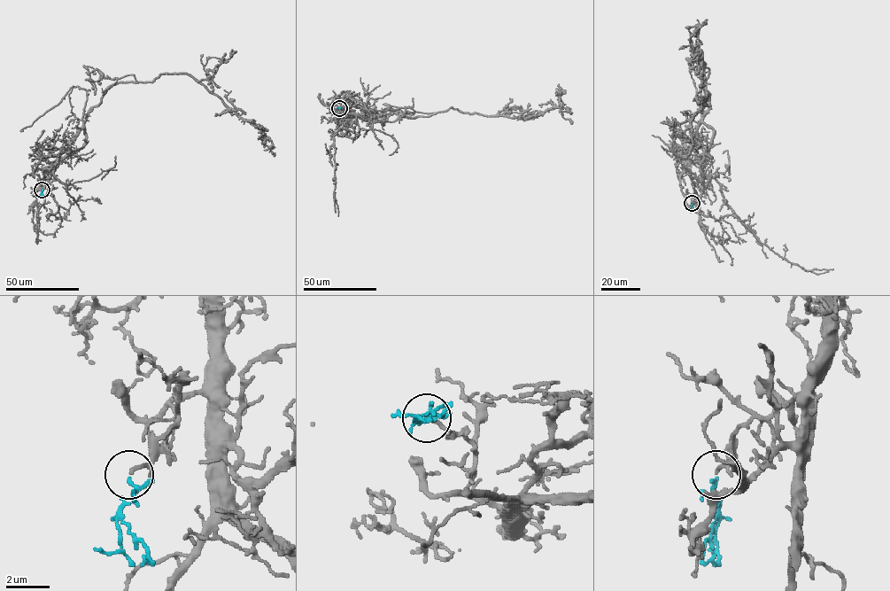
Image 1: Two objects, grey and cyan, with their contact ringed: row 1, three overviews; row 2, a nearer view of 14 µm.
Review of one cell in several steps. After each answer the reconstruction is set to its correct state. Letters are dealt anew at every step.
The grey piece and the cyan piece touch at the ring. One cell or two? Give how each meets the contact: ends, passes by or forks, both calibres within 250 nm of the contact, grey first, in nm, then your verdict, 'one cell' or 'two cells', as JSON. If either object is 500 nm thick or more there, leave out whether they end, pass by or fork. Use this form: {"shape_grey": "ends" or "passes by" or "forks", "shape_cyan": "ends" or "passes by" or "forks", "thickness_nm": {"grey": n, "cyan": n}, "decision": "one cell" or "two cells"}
{"shape_grey": "ends", "shape_cyan": "forks", "thickness_nm": {"grey": 150, "cyan": 110}, "decision": "one cell"}

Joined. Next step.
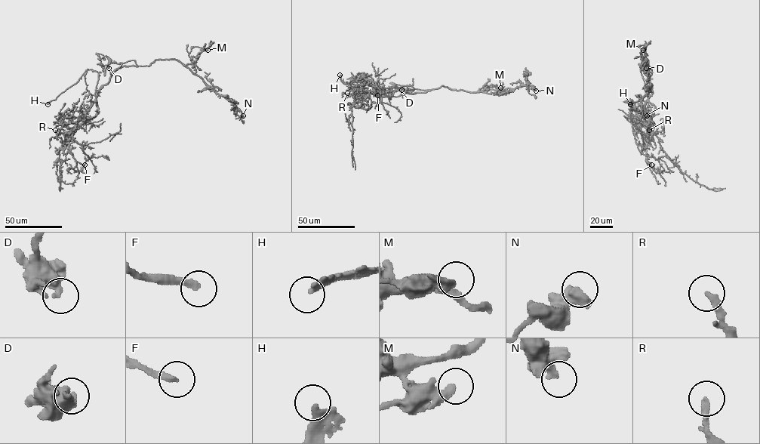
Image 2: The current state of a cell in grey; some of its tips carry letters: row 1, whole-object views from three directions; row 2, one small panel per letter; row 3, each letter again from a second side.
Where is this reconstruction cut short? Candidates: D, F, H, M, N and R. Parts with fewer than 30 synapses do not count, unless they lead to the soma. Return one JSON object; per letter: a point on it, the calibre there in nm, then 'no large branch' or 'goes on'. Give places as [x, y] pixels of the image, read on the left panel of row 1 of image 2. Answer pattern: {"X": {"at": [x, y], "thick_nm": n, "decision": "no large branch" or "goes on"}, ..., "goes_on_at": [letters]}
{"D": {"at": [109, 68], "thick_nm": 480, "decision": "no large branch"}, "F": {"at": [84, 164], "thick_nm": 280, "decision": "goes on"}, "H": {"at": [47, 104], "thick_nm": 320, "decision": "goes on"}, "M": {"at": [207, 50], "thick_nm": 400, "decision": "no large branch"}, "N": {"at": [243, 115], "thick_nm": 240, "decision": "no large branch"}, "R": {"at": [55, 130], "thick_nm": 280, "decision": "goes on"}, "goes_on_at": ["F", "H", "R"]}

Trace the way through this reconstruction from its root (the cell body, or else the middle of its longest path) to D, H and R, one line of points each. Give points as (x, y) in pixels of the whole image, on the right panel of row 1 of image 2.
D: (648, 78), (646, 60), (646, 68)
H: (648, 78), (652, 93), (647, 96), (646, 91), (650, 69), (649, 90), (630, 104)
R: (648, 78), (652, 84), (648, 100), (654, 106), (647, 121), (647, 131), (653, 134), (649, 130)

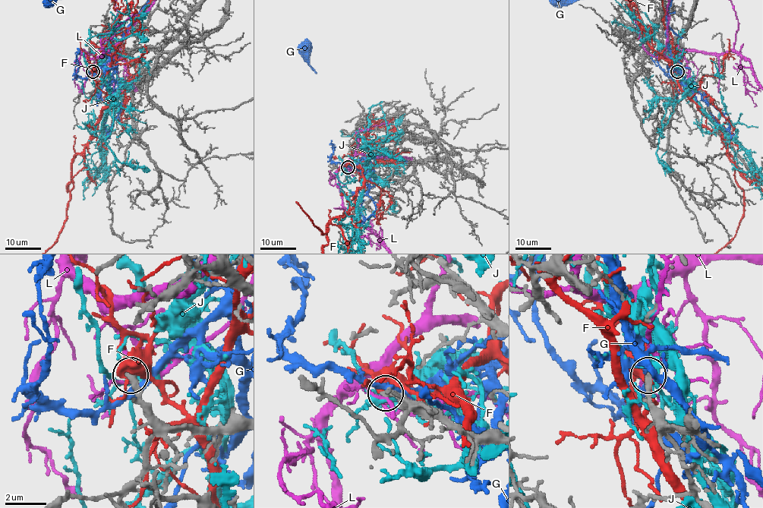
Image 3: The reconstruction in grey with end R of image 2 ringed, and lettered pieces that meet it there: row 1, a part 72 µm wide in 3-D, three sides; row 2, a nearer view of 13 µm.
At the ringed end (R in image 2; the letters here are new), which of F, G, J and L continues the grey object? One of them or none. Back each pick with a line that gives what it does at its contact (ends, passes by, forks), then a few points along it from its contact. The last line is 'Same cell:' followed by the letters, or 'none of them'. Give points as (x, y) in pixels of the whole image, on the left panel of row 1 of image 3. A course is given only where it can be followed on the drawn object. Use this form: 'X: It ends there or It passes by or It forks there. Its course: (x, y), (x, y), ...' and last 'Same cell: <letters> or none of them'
Same cell: none of them

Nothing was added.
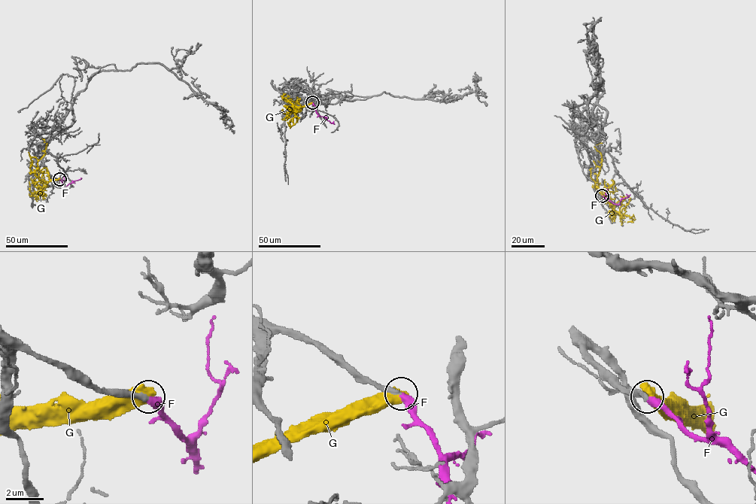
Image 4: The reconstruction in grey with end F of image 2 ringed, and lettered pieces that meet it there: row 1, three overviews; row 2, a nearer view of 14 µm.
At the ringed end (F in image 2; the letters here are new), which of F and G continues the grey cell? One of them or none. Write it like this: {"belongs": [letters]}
{"belongs": ["F"]}

